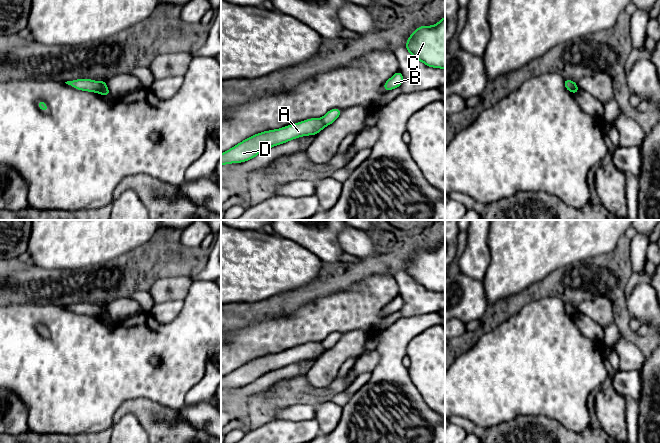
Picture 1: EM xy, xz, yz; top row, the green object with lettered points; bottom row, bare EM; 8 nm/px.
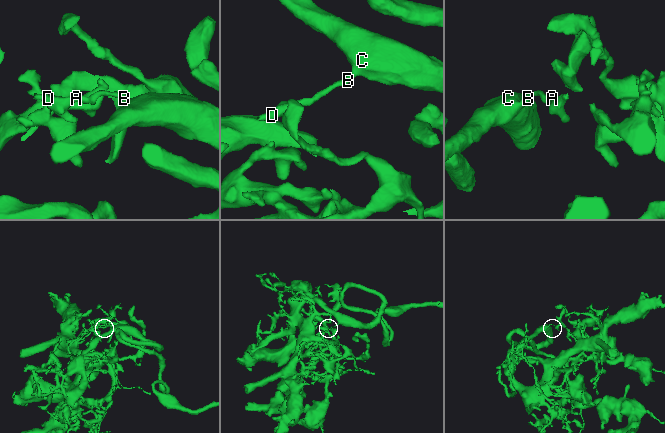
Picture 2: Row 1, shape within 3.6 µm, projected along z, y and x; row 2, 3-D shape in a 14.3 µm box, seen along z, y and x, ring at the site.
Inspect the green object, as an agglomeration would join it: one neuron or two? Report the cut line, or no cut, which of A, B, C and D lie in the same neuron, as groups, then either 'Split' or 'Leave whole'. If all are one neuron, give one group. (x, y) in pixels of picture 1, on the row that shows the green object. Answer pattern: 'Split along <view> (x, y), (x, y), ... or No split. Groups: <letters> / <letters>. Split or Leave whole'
Split along xy (99, 82), (101, 93). Groups: A D / B C. Split

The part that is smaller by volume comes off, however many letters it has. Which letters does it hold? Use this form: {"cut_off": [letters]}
{"cut_off": ["A", "D"]}

